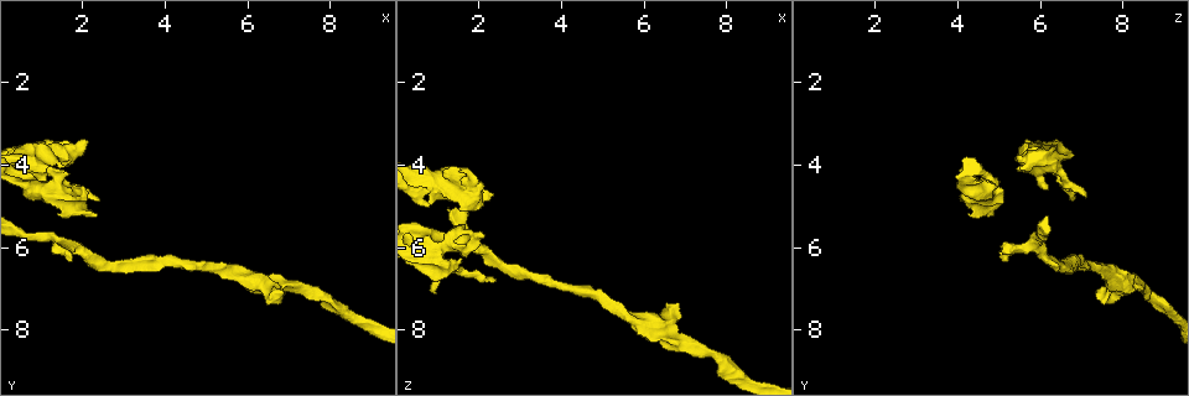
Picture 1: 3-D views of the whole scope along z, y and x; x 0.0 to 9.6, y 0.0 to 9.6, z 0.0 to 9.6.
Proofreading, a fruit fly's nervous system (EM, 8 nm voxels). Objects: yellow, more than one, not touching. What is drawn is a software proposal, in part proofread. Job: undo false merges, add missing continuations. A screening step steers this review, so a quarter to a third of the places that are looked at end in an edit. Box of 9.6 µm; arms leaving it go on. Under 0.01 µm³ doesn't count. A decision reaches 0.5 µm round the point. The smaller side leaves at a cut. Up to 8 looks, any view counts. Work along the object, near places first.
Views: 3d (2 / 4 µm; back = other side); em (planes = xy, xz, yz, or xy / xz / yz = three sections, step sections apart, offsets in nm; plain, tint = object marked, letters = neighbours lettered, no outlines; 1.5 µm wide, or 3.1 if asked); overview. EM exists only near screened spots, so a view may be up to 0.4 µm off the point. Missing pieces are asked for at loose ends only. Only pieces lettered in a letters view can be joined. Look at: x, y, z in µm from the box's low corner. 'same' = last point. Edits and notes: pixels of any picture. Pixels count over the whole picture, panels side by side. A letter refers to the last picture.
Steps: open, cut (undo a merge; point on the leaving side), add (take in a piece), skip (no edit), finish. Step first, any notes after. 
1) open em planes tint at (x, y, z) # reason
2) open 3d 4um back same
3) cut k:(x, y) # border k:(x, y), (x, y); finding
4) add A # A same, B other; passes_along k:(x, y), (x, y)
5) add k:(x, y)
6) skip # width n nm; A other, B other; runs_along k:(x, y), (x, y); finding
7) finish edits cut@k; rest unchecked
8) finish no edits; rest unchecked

open em planes letters at (1.70, 6.30, 5.05)

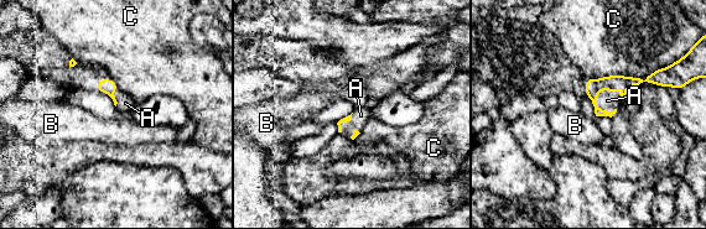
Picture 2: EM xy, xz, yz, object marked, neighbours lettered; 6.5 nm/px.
add A # A same, B other, C other; it goes on there

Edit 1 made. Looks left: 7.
open overview # see it whole again

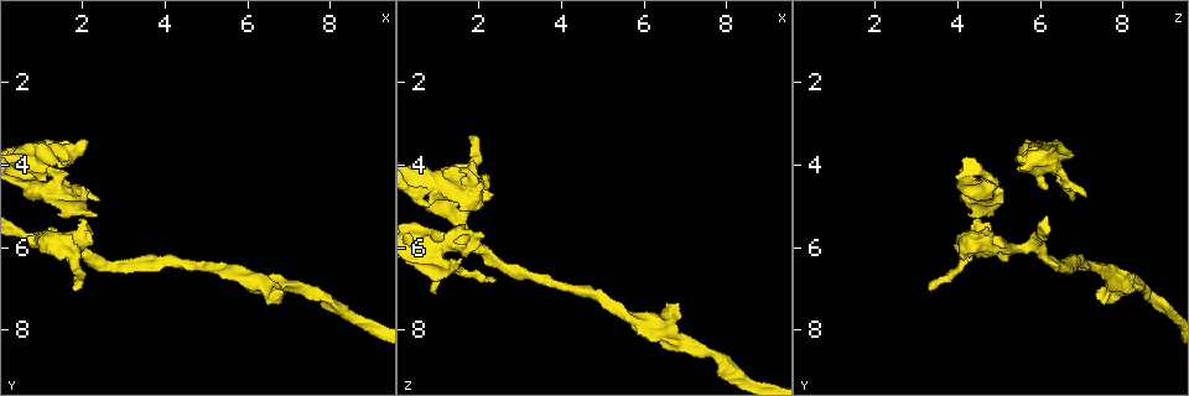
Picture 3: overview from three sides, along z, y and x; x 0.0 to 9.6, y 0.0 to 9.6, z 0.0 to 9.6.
open em planes tint at (2.35, 4.90, 6.70) # thin end

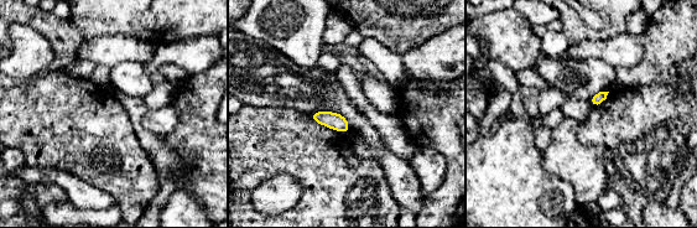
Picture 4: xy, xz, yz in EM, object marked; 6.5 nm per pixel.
open em planes letters same

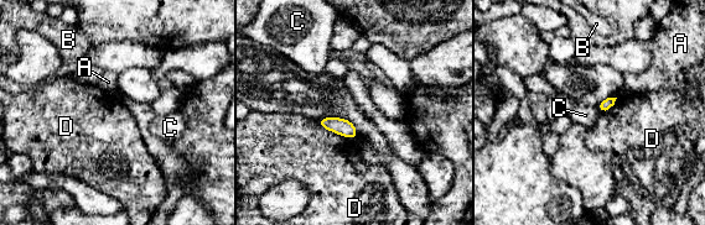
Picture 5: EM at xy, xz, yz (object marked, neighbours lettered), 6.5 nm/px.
skip # A other, B other, C other, D other; border 5:(596, 106), (601, 111); none of them fits

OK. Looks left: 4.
finish edits add@2; rest unchecked

